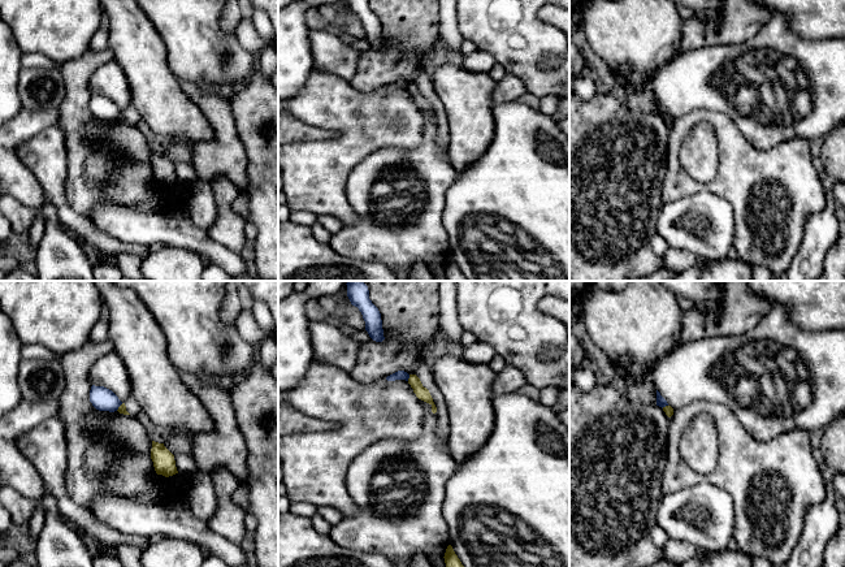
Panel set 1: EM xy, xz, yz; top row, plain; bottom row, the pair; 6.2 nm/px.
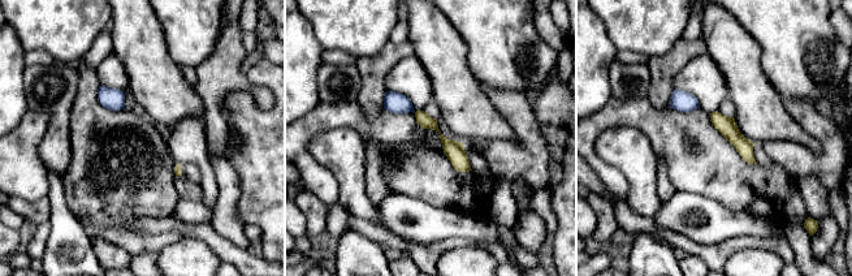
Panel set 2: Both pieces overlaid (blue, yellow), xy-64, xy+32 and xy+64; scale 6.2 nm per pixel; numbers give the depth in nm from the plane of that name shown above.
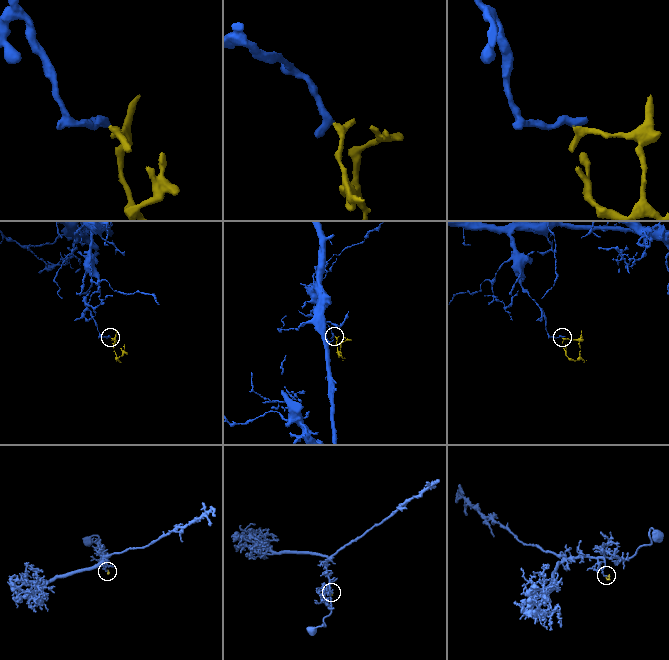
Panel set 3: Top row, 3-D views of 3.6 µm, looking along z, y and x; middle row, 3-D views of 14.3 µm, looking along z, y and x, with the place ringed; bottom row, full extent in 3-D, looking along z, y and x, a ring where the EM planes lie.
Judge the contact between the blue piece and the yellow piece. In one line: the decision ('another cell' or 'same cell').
another cell

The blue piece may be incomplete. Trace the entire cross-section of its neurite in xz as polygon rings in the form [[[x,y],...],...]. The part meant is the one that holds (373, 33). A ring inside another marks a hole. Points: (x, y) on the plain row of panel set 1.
[[[347,0],[347,5],[351,13],[361,21],[369,46],[376,51],[382,51],[385,46],[381,22],[369,8],[369,0]]]

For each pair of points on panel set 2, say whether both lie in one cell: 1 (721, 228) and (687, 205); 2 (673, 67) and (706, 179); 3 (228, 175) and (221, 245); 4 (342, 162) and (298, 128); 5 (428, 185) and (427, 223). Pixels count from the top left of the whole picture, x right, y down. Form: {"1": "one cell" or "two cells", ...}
{"1": "one cell", "2": "two cells", "3": "two cells", "4": "two cells", "5": "two cells"}

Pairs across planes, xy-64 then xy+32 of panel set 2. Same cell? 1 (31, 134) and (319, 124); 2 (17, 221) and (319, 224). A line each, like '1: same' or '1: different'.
1: same
2: different

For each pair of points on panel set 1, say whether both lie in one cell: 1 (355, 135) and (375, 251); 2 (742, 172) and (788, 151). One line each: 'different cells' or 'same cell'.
1: different cells
2: same cell

